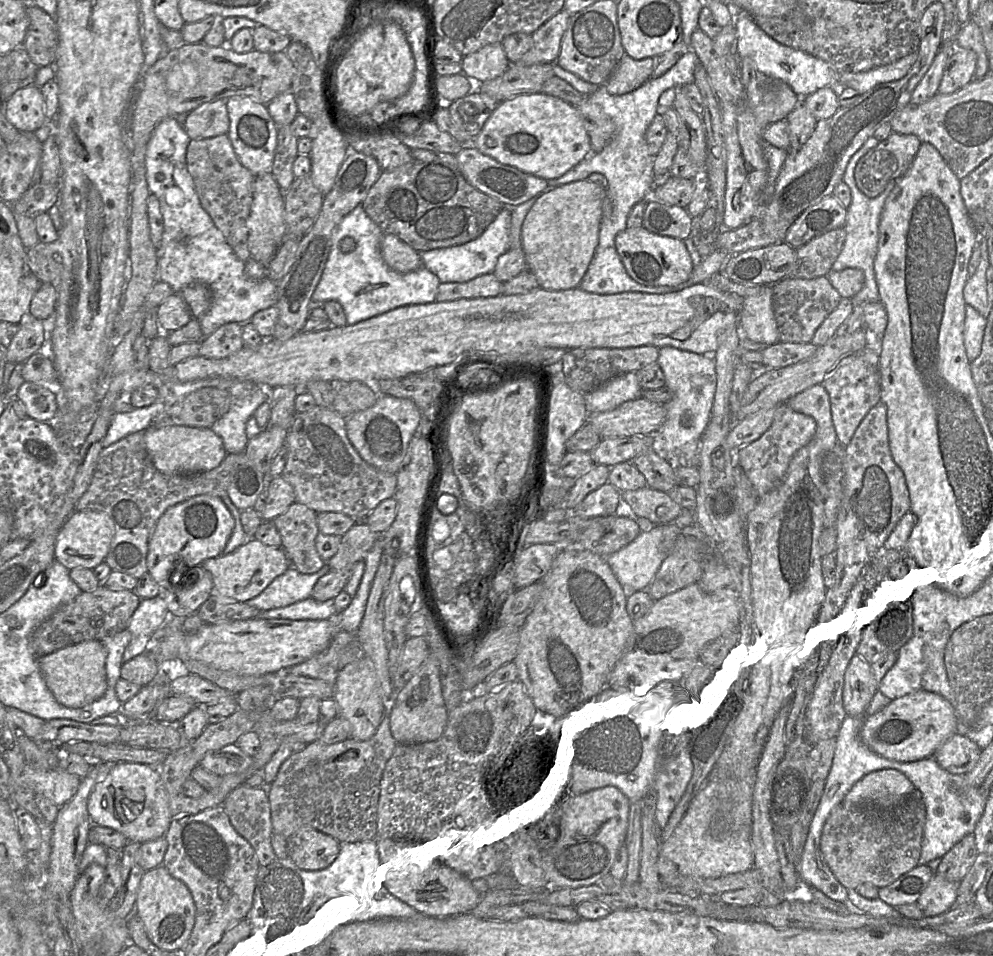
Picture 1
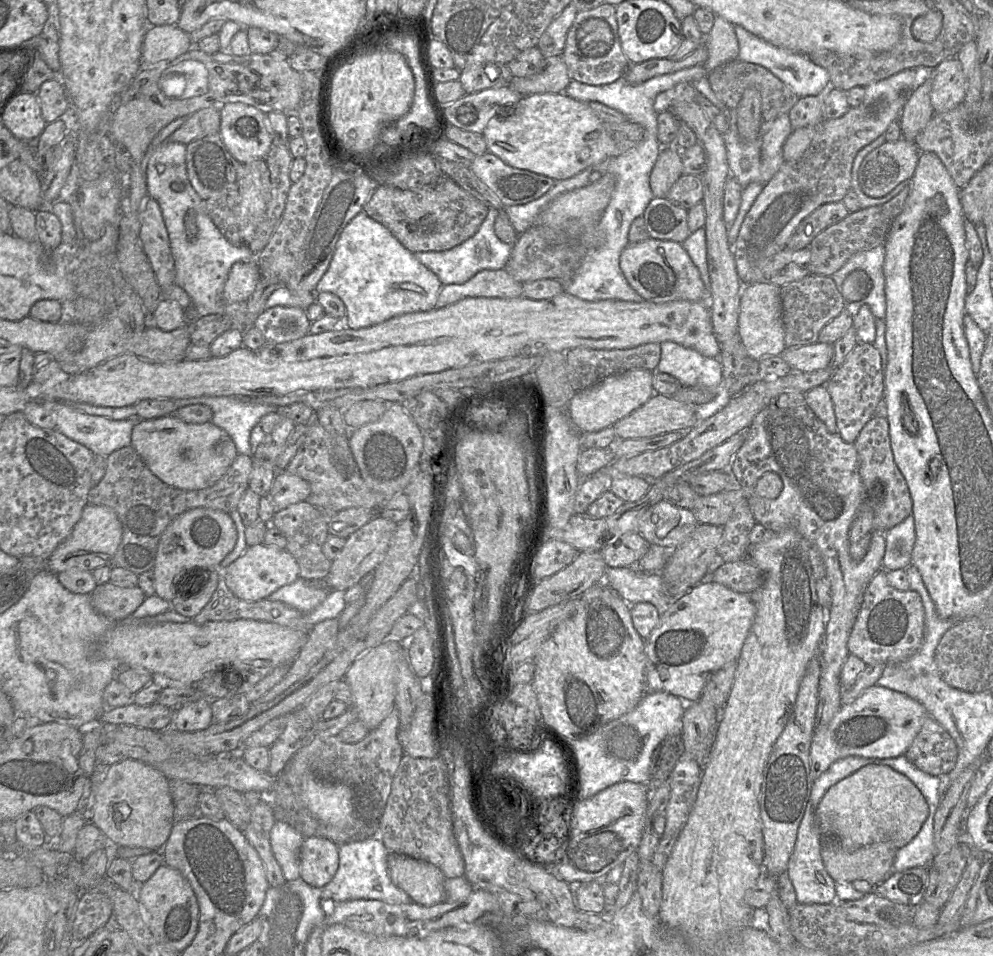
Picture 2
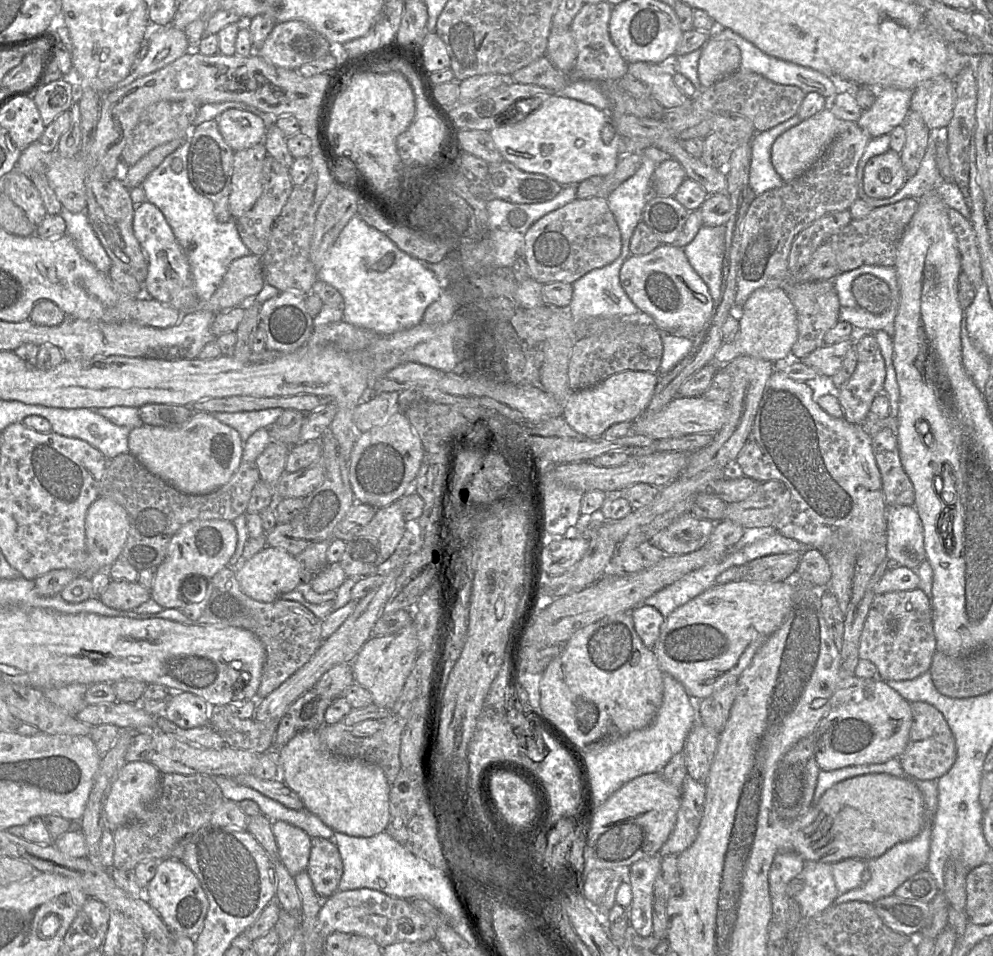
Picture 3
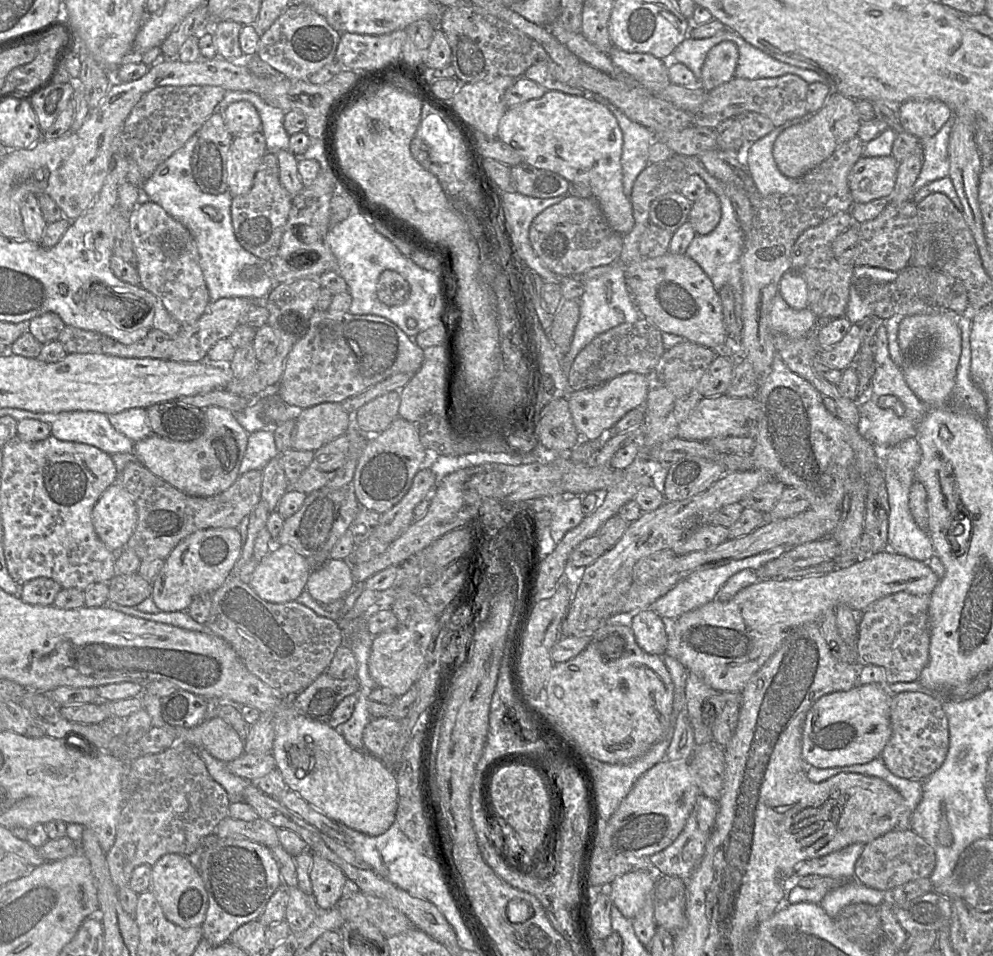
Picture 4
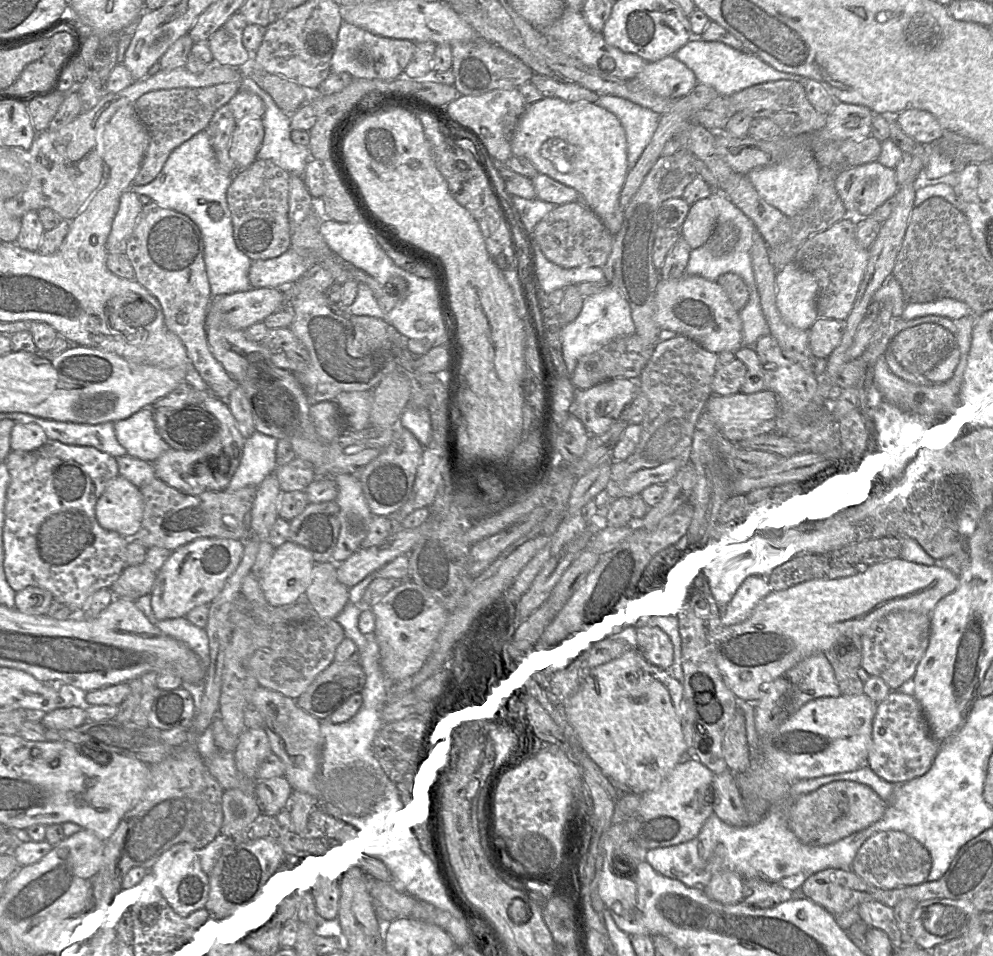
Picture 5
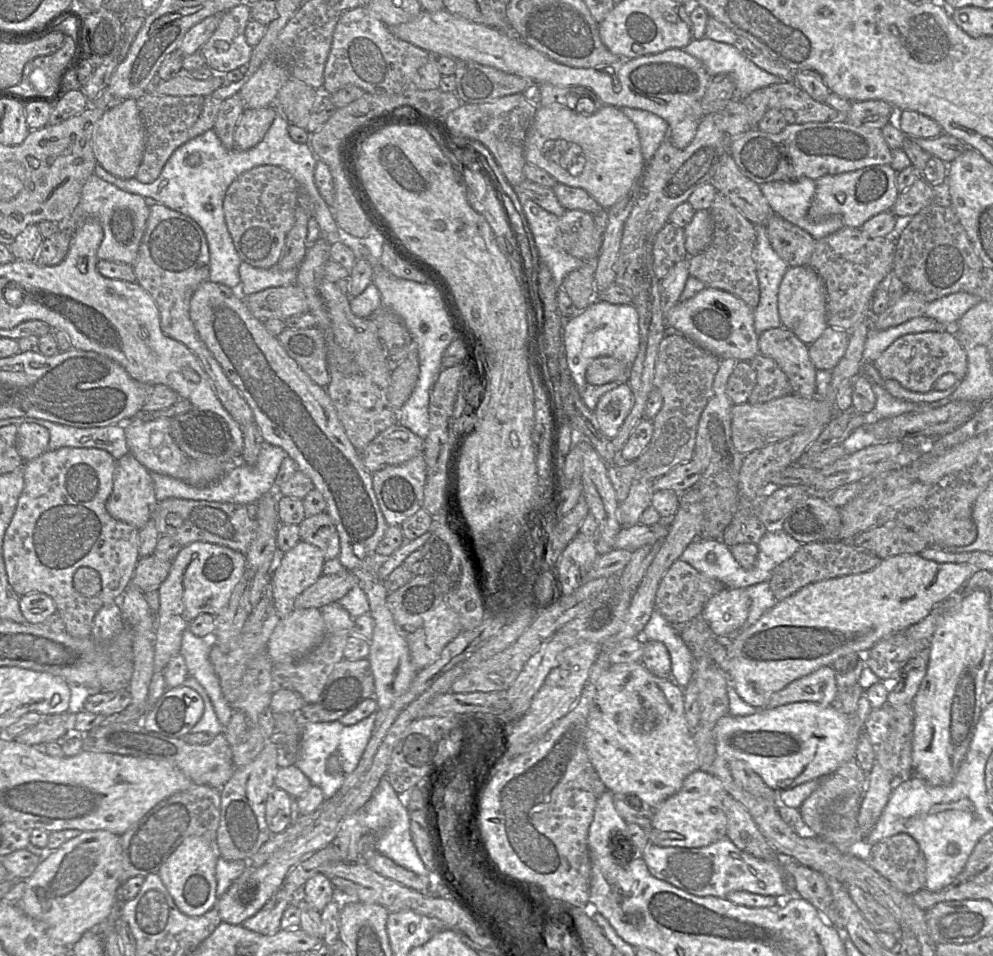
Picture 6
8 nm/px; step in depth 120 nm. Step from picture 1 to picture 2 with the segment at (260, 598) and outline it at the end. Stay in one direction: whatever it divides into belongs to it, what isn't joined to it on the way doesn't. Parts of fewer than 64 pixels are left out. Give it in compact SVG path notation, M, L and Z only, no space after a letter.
M299 577L295 582L277 589L267 599L283 602L303 613L308 613L320 605L330 591L319 582L322 581L309 581Z

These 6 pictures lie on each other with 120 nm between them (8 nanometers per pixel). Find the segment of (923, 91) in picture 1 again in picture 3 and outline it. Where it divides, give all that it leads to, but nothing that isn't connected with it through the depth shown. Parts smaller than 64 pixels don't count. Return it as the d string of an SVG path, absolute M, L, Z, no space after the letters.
M910 109L902 125L905 130L906 140L900 152L900 157L909 179L916 174L924 157L930 136L930 129L922 117Z

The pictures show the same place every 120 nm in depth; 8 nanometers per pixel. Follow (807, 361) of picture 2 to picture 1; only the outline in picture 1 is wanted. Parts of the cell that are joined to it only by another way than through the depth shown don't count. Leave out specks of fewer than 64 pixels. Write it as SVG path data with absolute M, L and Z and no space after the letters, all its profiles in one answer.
M778 341L761 350L766 369L783 368L806 360L815 354L817 346L808 343Z

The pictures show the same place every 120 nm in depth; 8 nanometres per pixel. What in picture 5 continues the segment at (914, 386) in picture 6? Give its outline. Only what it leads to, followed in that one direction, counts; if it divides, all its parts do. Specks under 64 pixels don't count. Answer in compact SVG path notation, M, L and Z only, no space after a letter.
M935 324L905 329L890 342L890 349L897 362L917 376L925 376L956 348L956 336Z

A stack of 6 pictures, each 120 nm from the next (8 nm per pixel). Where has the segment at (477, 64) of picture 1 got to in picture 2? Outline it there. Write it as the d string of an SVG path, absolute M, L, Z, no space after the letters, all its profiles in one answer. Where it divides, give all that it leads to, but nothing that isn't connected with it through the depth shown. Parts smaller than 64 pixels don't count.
M485 63L461 71L459 81L466 94L509 85L512 79L506 64Z

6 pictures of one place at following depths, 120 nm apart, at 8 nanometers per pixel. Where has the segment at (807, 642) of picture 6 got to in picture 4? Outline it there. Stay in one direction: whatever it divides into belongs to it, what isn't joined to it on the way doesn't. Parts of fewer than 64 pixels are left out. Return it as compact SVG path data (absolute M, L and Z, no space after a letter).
M886 550L863 558L846 568L837 568L822 575L811 575L798 579L761 579L739 592L730 600L714 599L693 610L683 613L674 621L669 632L665 655L679 661L683 667L702 679L718 692L739 692L750 678L780 648L788 633L805 623L818 622L825 613L844 604L857 614L865 611L882 597L906 592L913 595L930 595L939 582L938 576L925 563Z

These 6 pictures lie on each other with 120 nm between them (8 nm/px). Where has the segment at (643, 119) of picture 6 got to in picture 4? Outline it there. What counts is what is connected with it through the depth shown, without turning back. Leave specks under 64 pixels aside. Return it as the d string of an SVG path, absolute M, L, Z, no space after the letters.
M585 91L584 98L592 99L604 105L617 119L623 135L621 156L623 191L629 198L637 177L648 165L648 150L656 140L654 133L645 126L630 120L620 109L603 96Z

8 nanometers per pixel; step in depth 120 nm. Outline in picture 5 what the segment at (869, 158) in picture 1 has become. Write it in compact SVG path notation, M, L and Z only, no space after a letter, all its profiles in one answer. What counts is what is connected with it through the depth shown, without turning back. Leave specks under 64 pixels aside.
M879 161L845 168L836 180L835 188L847 214L845 218L870 217L886 200L897 192L895 169Z

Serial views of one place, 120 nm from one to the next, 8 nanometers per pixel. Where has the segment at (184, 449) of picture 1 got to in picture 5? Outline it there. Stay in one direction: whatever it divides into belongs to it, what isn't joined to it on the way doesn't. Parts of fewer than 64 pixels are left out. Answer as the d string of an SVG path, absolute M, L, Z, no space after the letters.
M212 396L202 406L219 422L219 430L215 437L198 450L185 451L169 448L151 463L156 478L188 495L224 491L239 466L246 440L240 433L226 400Z

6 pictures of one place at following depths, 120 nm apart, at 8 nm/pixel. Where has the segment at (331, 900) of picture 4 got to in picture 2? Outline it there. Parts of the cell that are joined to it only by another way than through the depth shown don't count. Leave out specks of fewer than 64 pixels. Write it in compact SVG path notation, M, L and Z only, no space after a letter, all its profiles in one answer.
M322 836L306 837L300 849L300 877L313 887L323 887L339 867L339 847Z

